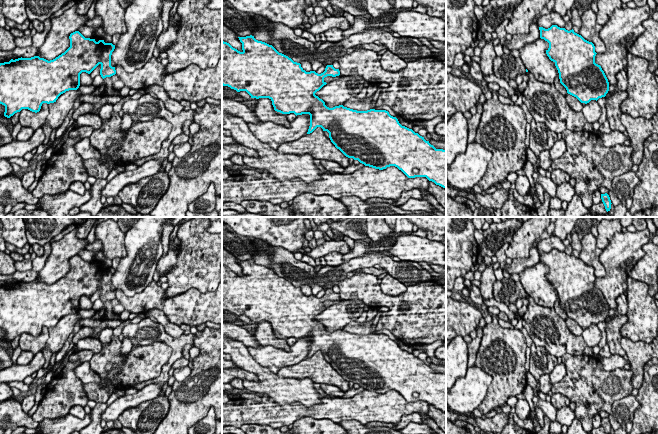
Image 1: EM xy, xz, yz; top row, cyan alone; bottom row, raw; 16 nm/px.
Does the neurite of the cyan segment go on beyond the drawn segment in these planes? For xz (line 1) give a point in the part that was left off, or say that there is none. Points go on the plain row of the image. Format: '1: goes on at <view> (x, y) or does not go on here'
1: does not go on here

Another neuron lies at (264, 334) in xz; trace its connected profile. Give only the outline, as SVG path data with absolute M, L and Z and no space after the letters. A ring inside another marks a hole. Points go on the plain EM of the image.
M259 322L254 337L261 347L272 346L276 349L283 349L286 352L290 351L287 341L276 337L269 322Z

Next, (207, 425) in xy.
M210 407L206 416L188 429L188 434L215 434L216 416L213 407Z

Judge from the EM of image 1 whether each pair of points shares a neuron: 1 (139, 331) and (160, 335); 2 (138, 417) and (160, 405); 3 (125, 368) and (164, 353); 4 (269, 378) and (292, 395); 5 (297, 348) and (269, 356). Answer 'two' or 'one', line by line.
1: one
2: one
3: one
4: one
5: one

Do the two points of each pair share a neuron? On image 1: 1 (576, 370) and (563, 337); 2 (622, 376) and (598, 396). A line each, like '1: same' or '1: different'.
1: different
2: same

